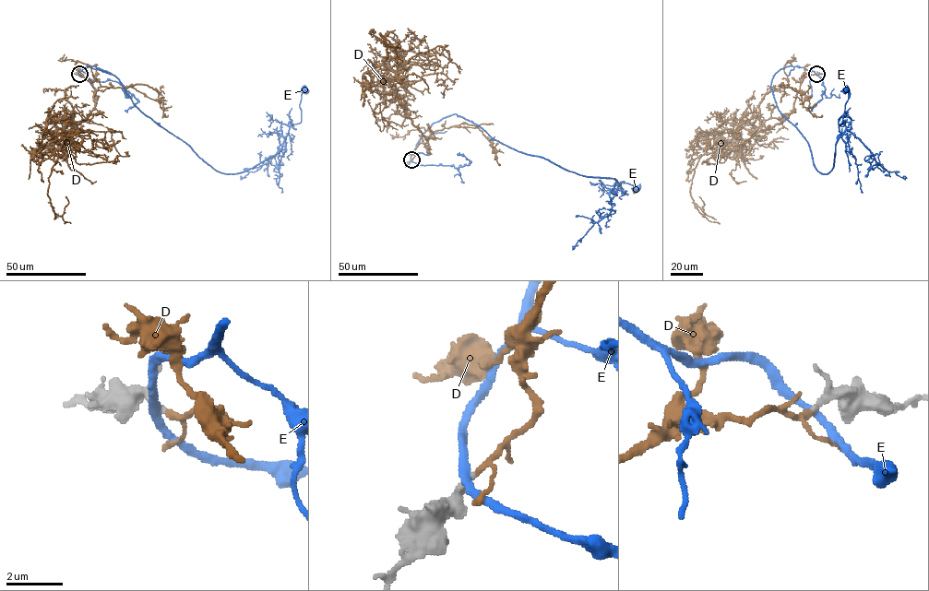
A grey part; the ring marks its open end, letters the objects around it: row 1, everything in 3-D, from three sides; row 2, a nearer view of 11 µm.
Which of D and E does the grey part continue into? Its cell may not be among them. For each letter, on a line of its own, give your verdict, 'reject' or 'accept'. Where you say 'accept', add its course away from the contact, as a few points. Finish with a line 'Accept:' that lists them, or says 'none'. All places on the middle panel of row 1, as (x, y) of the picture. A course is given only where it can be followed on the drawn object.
D: accept; it runs (410, 159), (427, 137), (383, 76), (390, 42), (379, 33), (388, 45), (399, 48), (398, 42)
E: reject
Accept: D

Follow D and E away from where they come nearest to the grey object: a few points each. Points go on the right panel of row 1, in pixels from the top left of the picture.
D: (816, 74), (800, 79), (793, 109), (781, 123), (700, 157), (690, 191), (704, 216), (699, 196)
E: (816, 74), (785, 66), (770, 87), (778, 110), (804, 137), (821, 173), (833, 169), (845, 90)

